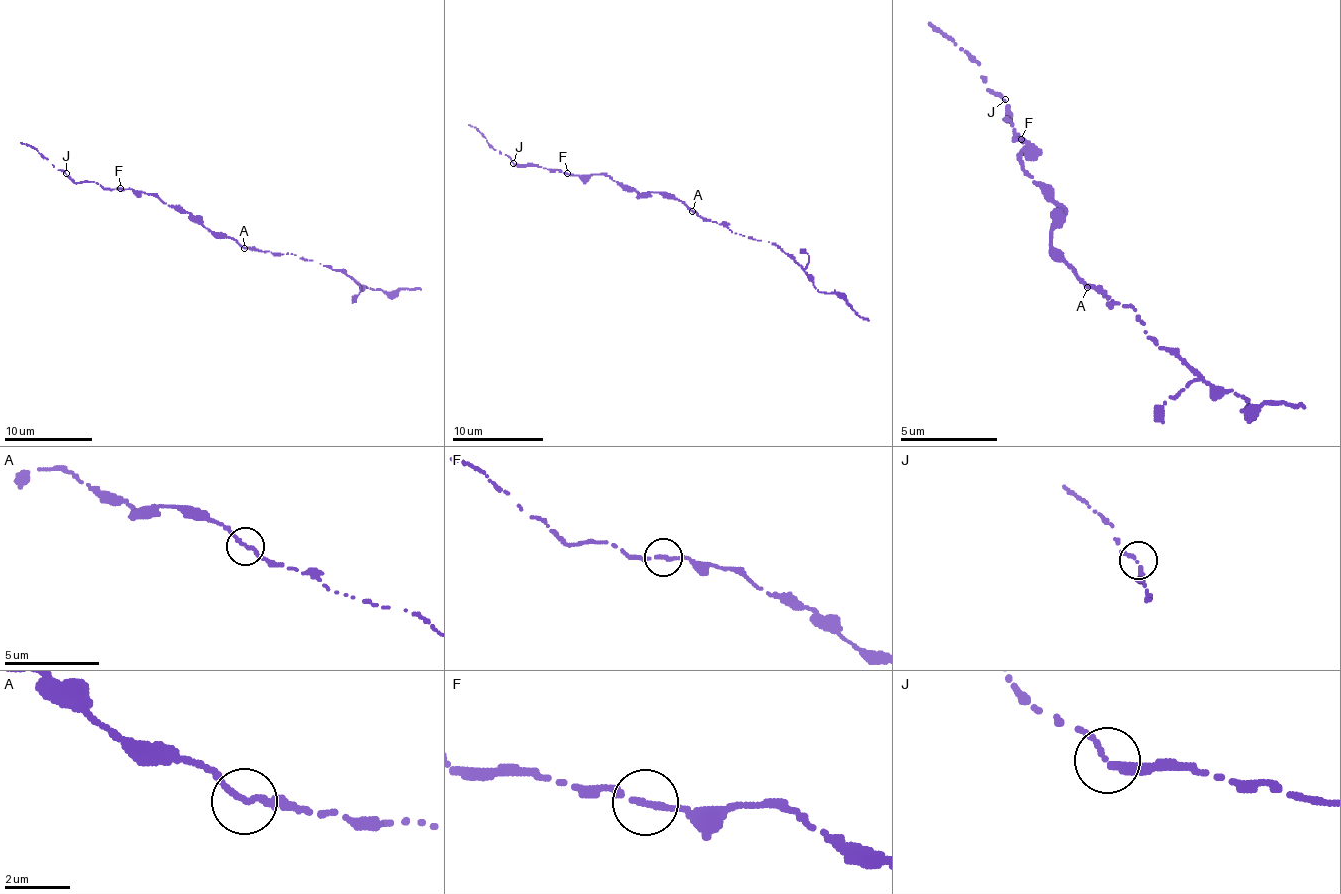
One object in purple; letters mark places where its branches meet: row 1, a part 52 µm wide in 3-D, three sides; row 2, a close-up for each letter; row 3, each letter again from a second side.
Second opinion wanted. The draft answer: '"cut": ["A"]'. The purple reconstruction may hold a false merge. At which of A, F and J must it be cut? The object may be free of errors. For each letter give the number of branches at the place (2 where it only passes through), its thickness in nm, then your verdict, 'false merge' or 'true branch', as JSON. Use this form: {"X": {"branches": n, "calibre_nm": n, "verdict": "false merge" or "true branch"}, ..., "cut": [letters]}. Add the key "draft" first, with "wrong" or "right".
{"draft": "wrong", "A": {"branches": 2, "calibre_nm": 200, "verdict": "true branch"}, "F": {"branches": 2, "calibre_nm": 200, "verdict": "true branch"}, "J": {"branches": 2, "calibre_nm": 200, "verdict": "true branch"}, "cut": []}

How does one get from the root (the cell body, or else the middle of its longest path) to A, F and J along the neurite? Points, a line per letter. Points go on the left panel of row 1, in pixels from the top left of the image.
A: (222, 236), (233, 238), (244, 249)
F: (222, 236), (204, 227), (191, 214), (171, 208), (153, 195), (120, 188)
J: (222, 236), (153, 195), (131, 188), (104, 188), (95, 182), (75, 182), (66, 173)

